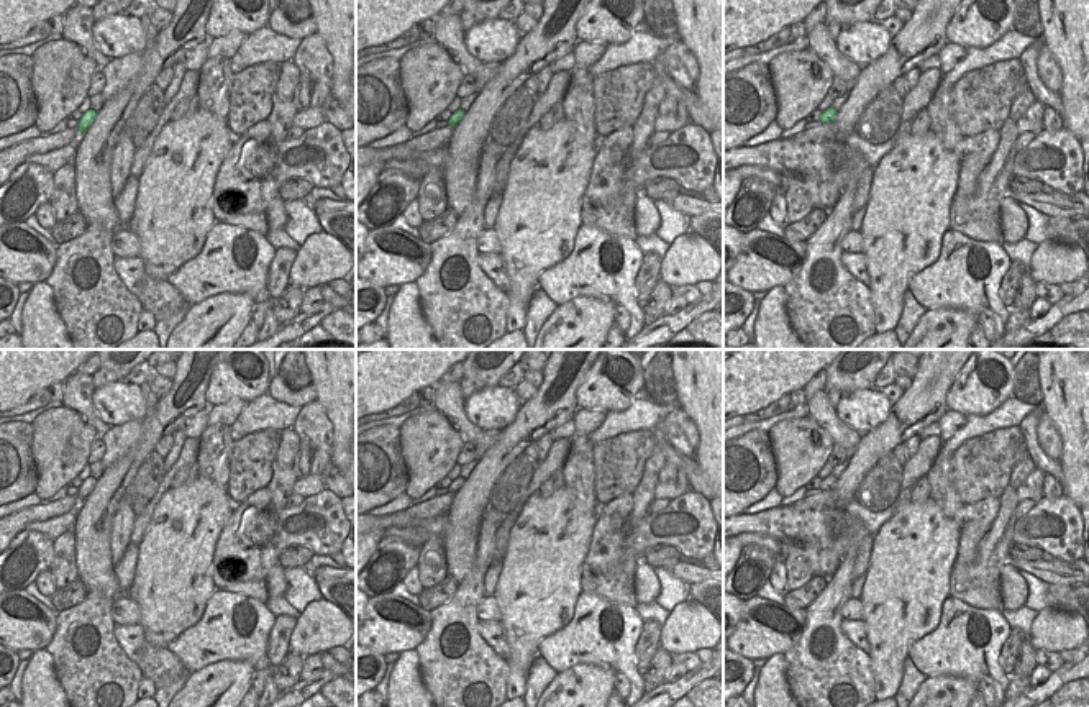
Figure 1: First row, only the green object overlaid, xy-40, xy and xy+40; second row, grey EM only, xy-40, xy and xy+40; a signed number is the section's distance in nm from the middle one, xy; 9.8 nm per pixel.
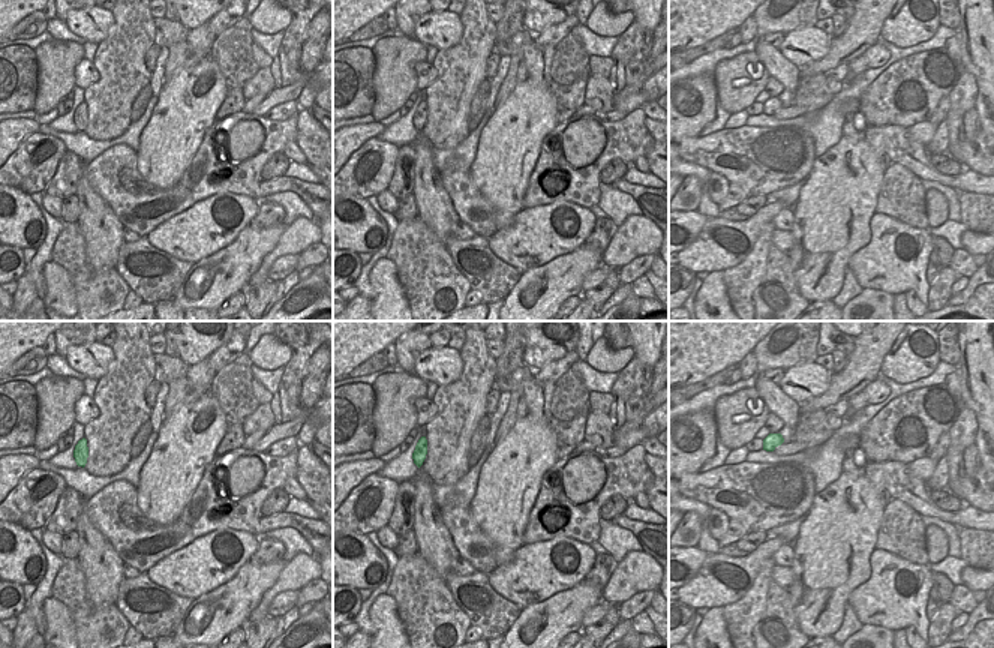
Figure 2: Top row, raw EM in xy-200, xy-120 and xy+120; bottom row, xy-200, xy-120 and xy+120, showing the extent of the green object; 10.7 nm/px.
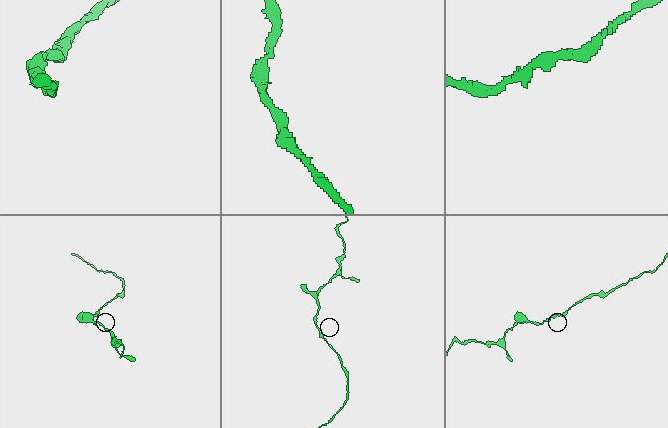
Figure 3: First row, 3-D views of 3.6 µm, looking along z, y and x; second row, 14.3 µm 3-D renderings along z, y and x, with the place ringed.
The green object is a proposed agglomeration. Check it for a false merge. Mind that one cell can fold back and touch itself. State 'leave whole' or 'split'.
leave whole

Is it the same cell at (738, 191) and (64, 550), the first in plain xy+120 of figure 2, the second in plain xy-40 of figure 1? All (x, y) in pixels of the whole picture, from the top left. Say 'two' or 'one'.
one

